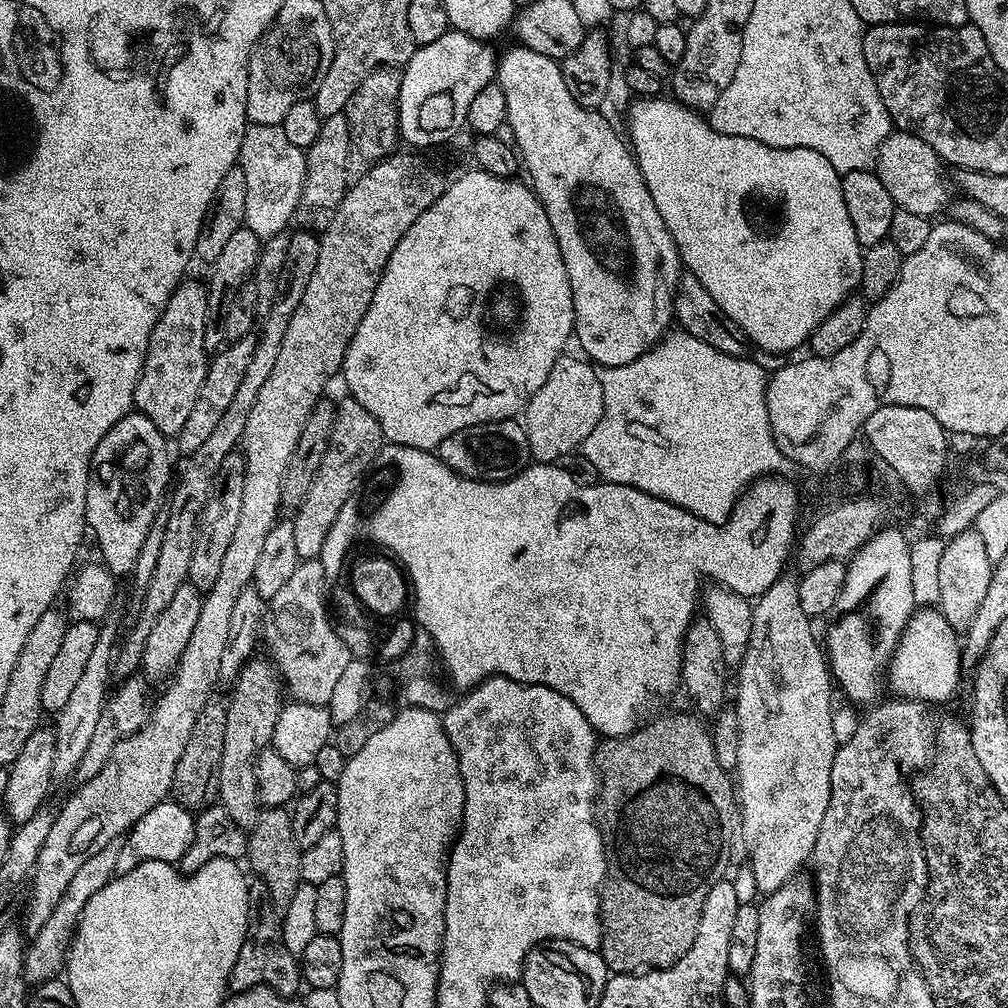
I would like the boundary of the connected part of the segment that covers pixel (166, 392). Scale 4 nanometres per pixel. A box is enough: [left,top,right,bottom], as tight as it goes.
[132,278,210,438]

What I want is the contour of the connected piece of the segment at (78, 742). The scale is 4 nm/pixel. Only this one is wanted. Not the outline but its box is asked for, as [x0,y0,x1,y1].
[53,622,118,782]

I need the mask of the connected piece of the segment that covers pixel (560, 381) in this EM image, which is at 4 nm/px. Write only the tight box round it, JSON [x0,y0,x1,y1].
[522,354,604,464]

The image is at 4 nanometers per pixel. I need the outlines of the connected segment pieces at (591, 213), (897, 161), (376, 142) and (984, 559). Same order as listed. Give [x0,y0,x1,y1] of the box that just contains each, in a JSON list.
[[498,46,682,368],[874,130,949,218],[343,67,401,162],[938,529,994,634]]

